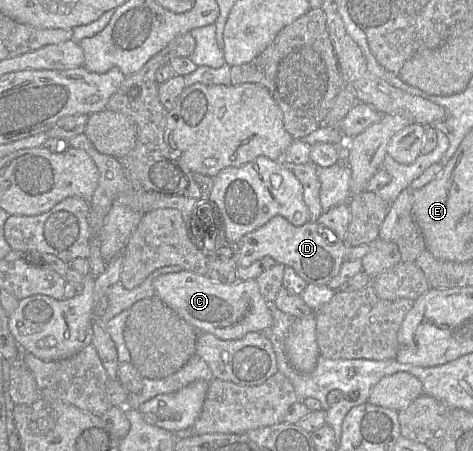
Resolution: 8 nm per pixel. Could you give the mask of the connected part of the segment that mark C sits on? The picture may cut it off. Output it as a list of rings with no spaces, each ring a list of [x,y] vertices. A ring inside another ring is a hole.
[[[182,270],[158,276],[153,285],[155,296],[198,332],[211,333],[222,340],[240,339],[249,332],[264,332],[272,324],[270,304],[261,295],[256,280],[220,283],[207,275]]]

